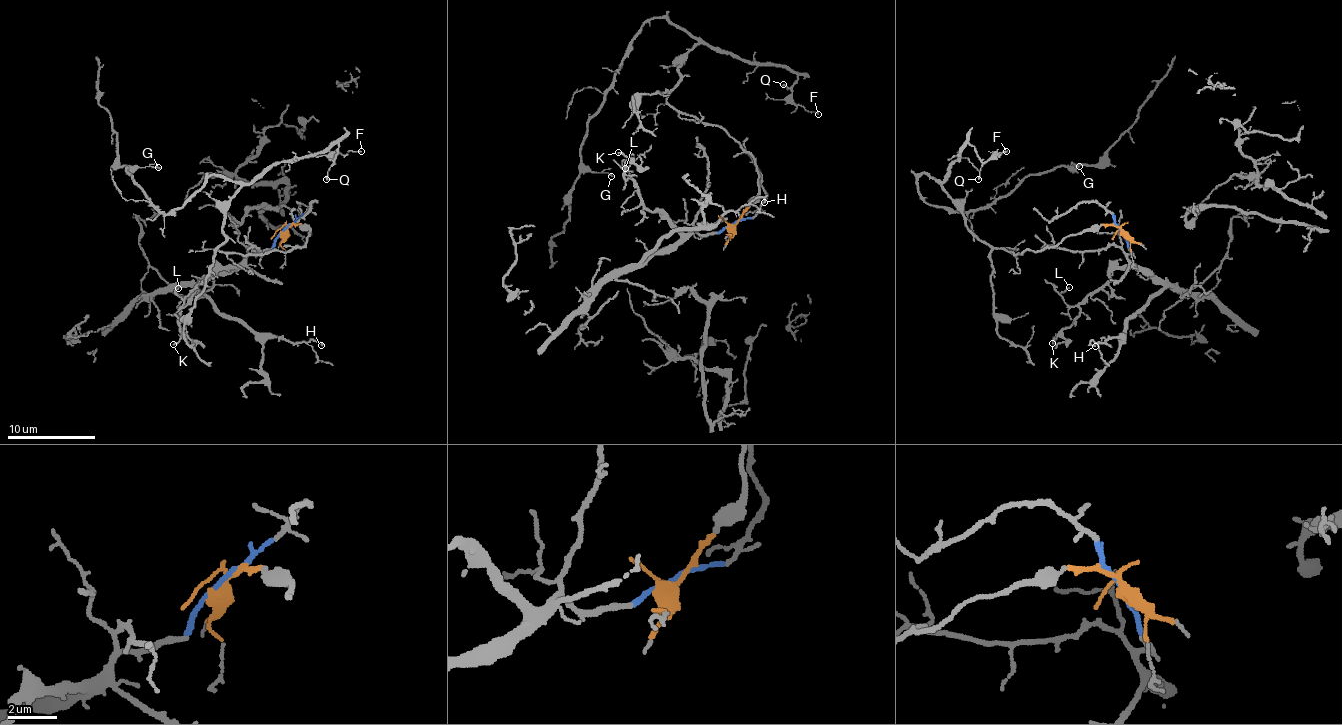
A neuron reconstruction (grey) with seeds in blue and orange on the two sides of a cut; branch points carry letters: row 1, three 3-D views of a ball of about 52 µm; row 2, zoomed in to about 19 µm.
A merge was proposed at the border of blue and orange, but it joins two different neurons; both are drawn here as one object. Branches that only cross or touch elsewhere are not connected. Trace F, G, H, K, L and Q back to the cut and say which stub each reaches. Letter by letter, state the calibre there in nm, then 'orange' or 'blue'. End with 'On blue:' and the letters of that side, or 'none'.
F: 100 nm thick; orange
G: 110 nm thick; orange
H: 120 nm thick; blue
K: 130 nm thick; blue
L: 100 nm thick; blue
Q: 140 nm thick; orange
On blue: H, K, L

